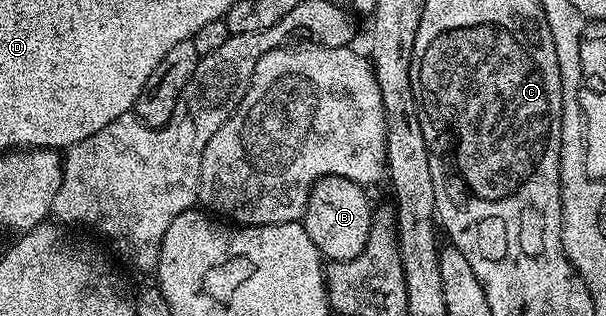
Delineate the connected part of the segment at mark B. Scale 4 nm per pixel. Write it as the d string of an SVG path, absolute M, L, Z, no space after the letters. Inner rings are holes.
M330 174L326 178L320 178L311 188L305 205L303 225L307 236L315 240L315 248L319 248L322 259L346 262L355 260L355 256L363 252L375 217L375 211L369 207L369 198L365 194L368 194L366 187L343 176Z

